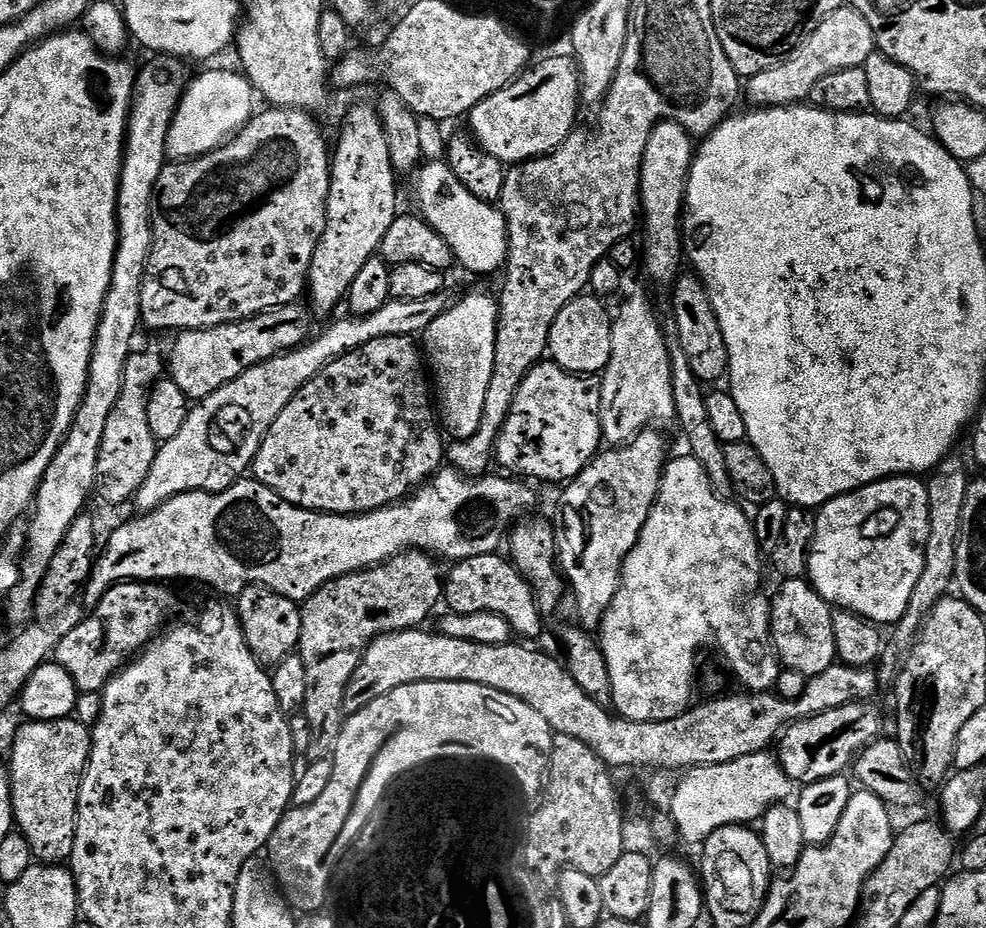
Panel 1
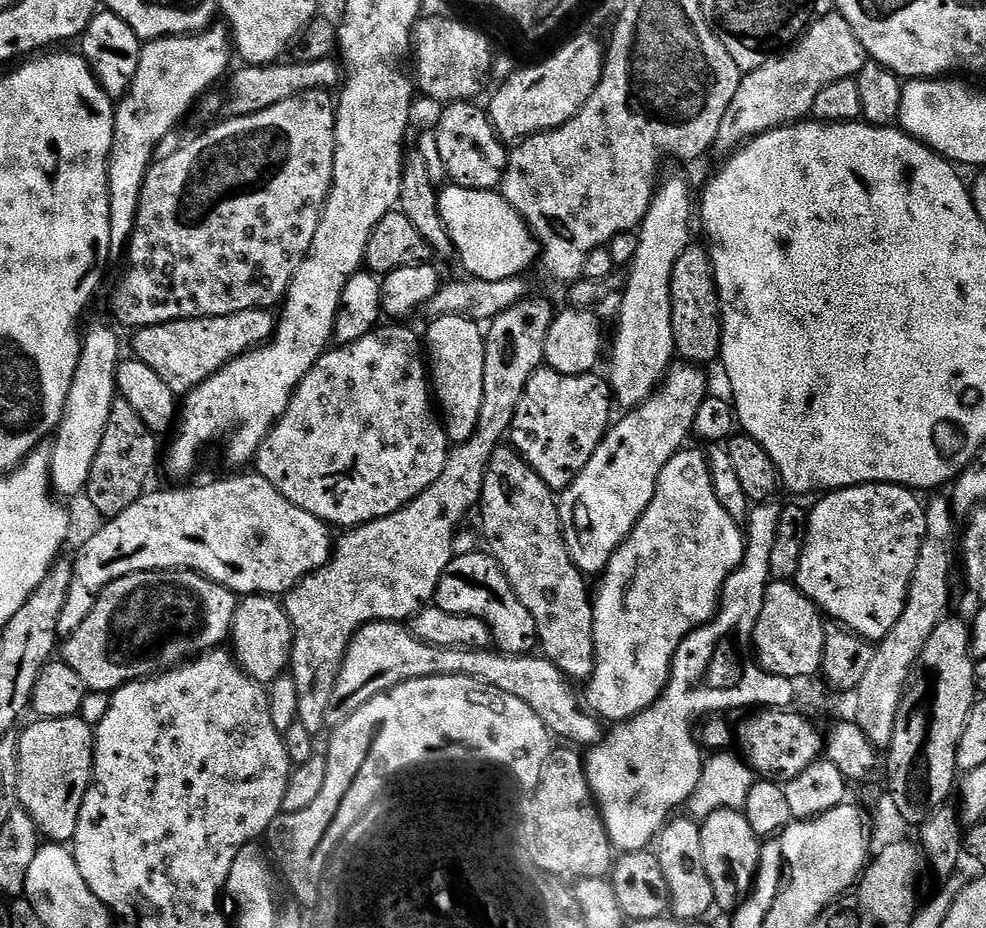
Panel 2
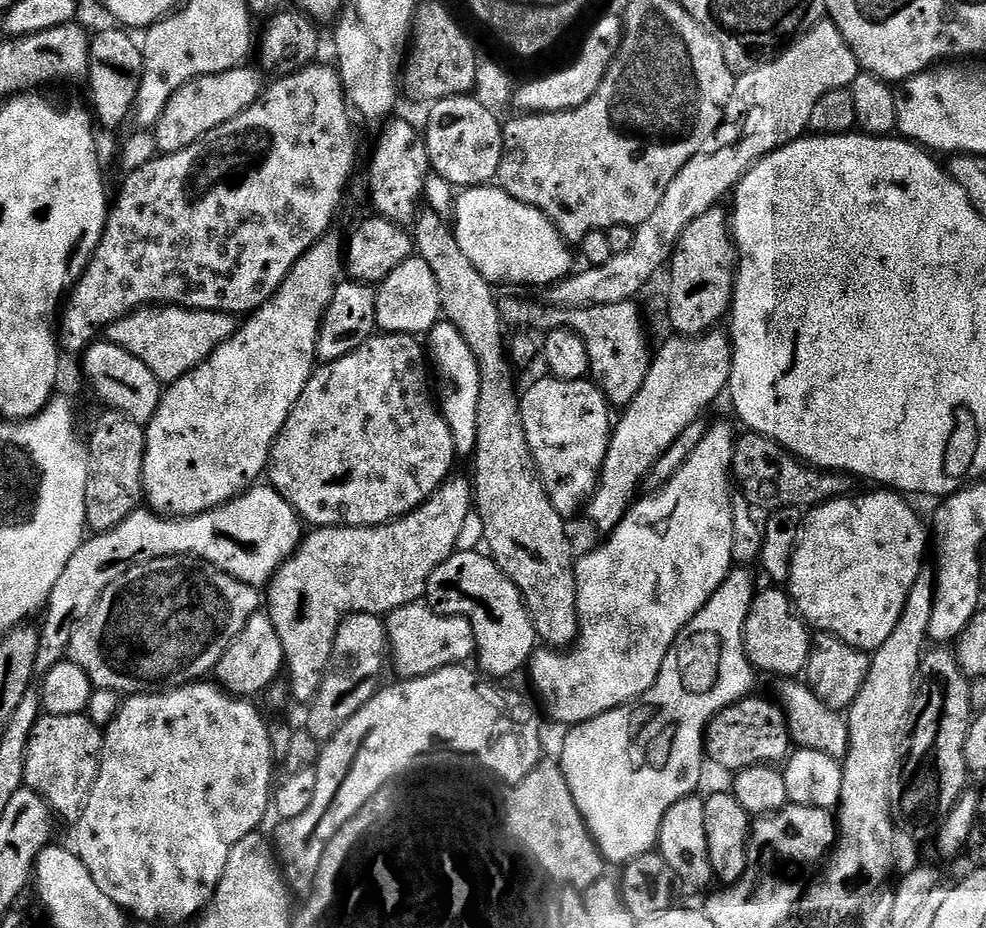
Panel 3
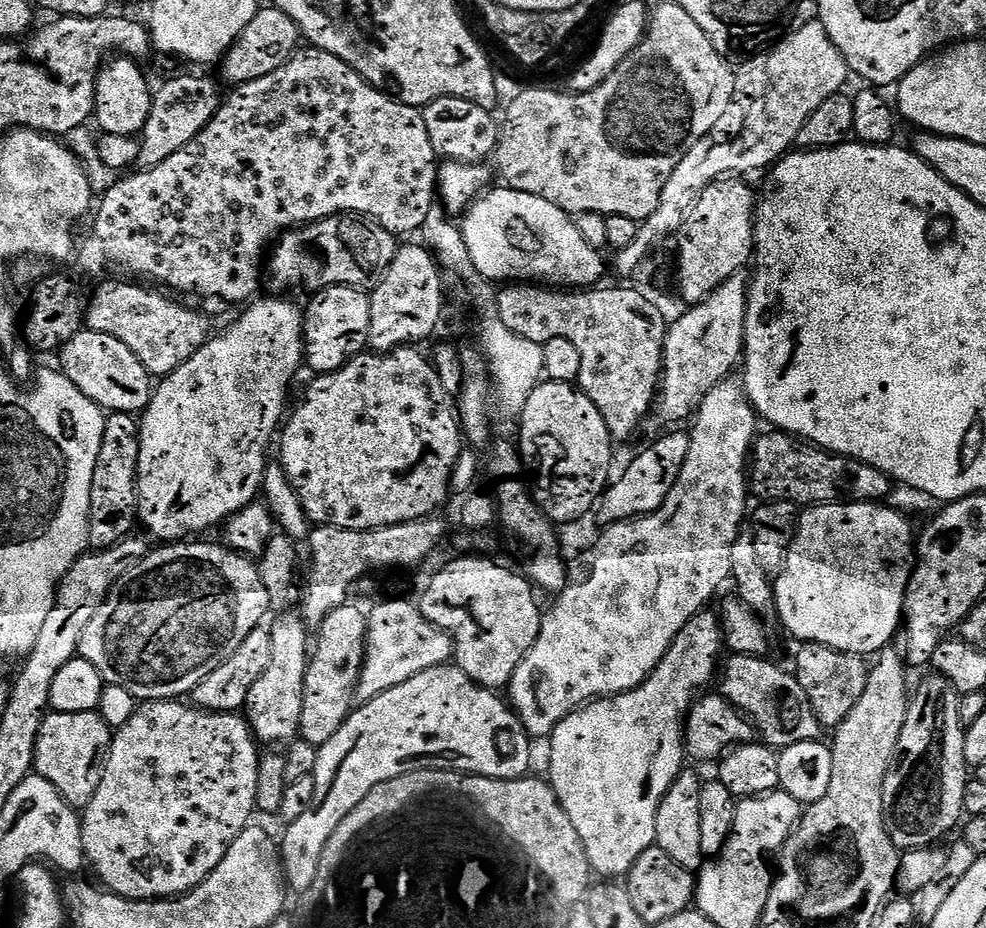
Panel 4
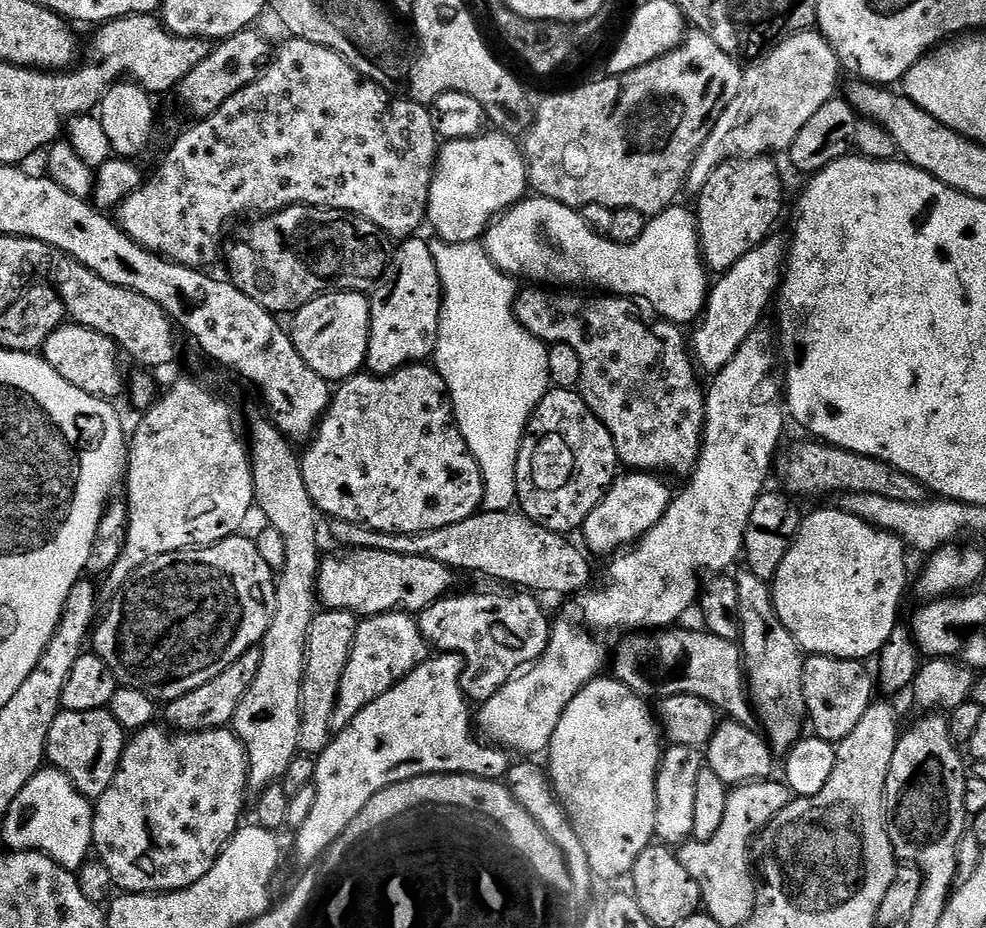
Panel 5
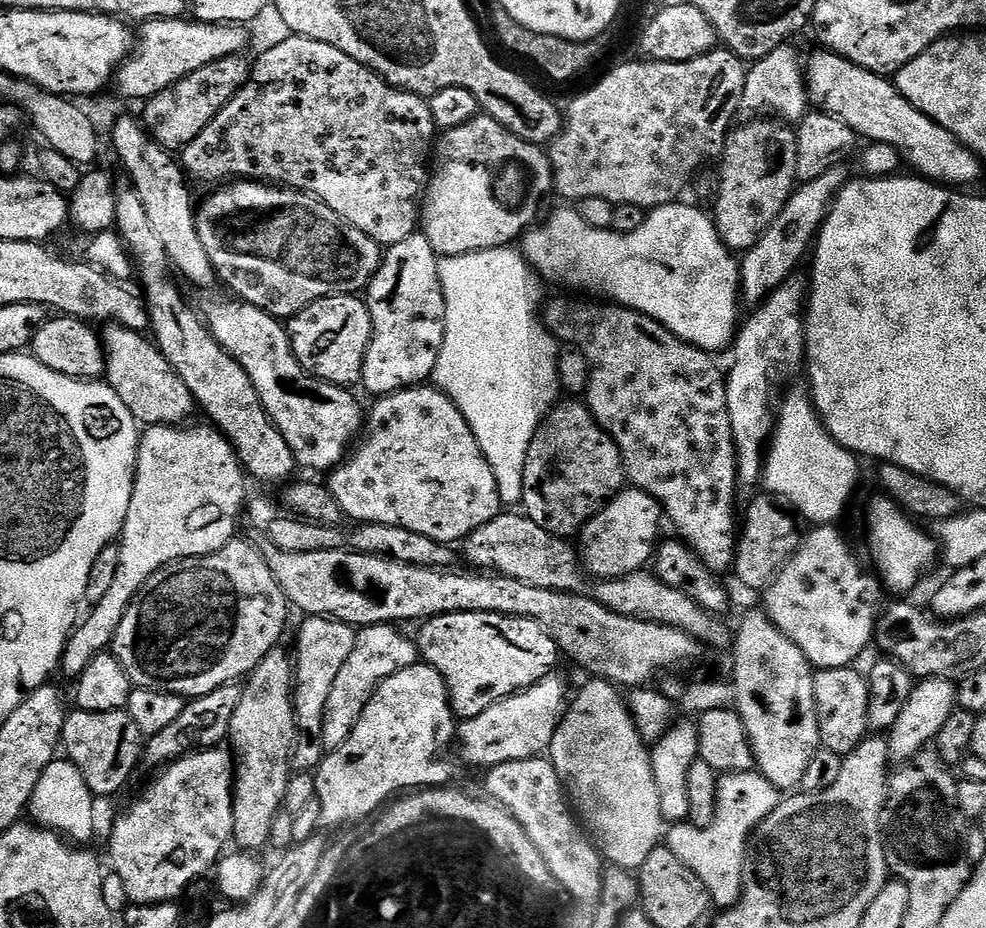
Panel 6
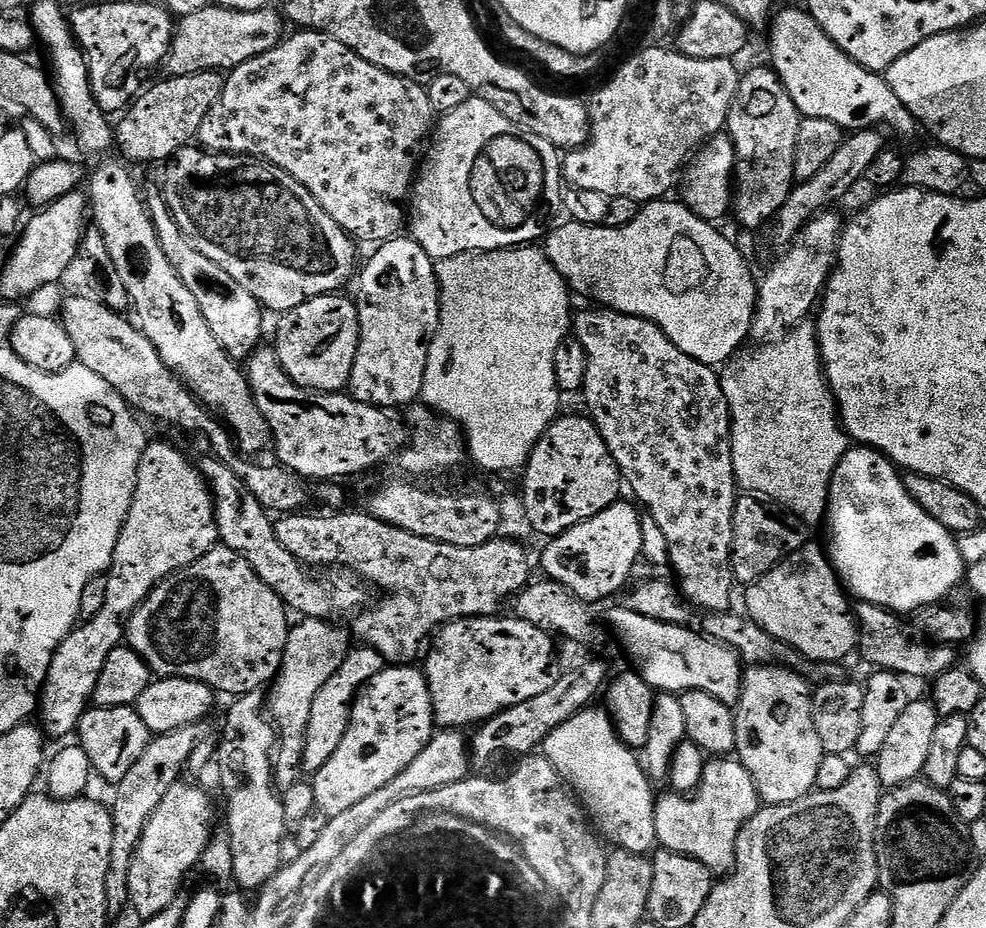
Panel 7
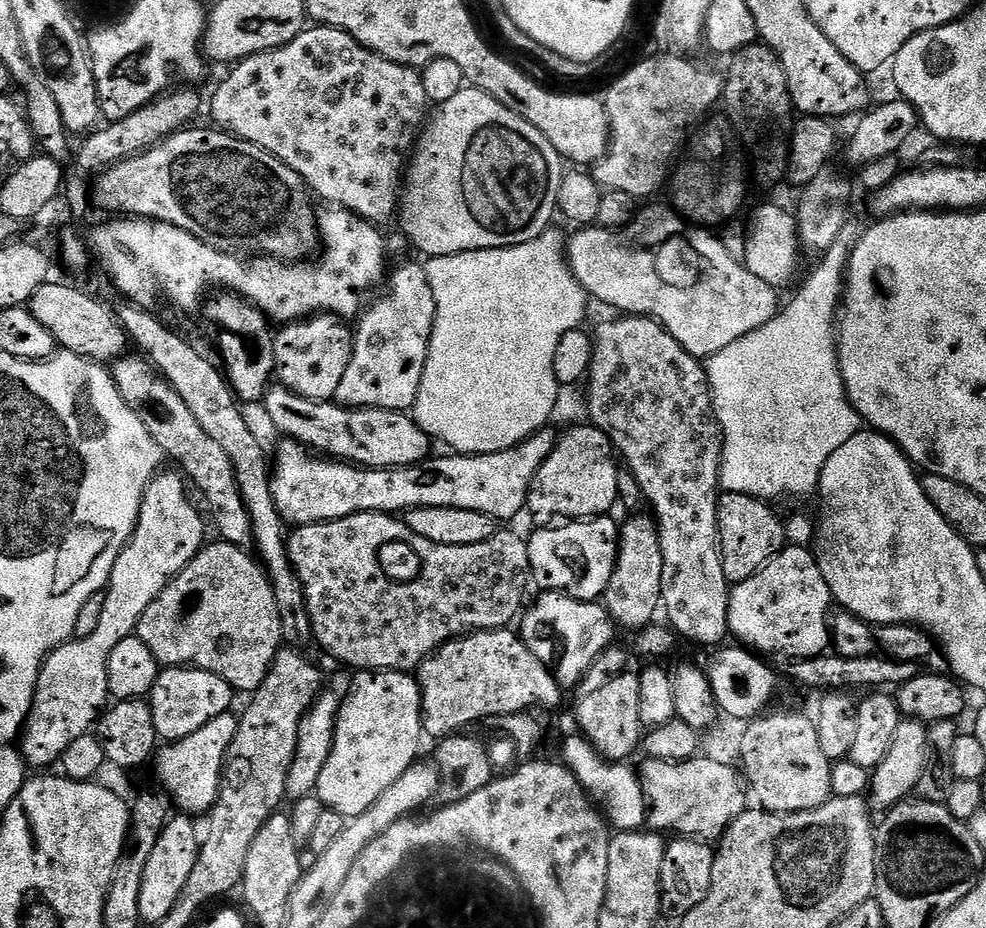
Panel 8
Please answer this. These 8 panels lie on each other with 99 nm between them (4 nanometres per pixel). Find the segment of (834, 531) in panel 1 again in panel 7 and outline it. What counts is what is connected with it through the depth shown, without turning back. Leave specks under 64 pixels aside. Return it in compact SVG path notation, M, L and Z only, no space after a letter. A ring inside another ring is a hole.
M823 547L799 548L761 580L747 585L745 592L748 592L744 596L748 619L810 661L835 664L857 647L858 625L850 604L848 608L849 593Z

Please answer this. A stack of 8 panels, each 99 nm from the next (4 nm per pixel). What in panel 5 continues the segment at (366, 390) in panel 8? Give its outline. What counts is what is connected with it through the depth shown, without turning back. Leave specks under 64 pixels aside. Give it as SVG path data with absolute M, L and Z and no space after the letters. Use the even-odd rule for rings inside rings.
M405 239L397 252L395 249L383 280L371 293L372 331L366 368L373 376L388 376L410 364L427 361L435 353L442 289L432 244L420 239Z

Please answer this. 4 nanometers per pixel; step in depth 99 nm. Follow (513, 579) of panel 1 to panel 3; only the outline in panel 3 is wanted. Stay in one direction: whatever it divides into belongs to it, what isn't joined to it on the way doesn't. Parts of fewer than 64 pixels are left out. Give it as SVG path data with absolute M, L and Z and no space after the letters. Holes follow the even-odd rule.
M457 550L453 552L450 558L446 558L446 562L442 562L442 566L438 566L438 570L434 570L434 574L430 574L424 596L428 607L434 609L439 616L465 616L471 622L476 639L475 659L480 660L481 669L479 668L479 671L481 673L489 672L489 674L484 673L489 677L514 675L523 664L525 667L531 661L537 651L536 631L518 586L514 586L514 582L510 582L508 575L496 565L491 555L485 554L483 551L462 552Z

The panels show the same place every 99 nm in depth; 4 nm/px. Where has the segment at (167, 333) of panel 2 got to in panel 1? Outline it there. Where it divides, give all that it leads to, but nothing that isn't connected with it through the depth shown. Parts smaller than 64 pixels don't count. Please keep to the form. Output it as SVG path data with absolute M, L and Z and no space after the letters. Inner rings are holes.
M303 303L287 304L248 319L202 330L182 330L168 353L168 374L191 401L199 402L221 386L284 351L300 347L312 334L311 311Z

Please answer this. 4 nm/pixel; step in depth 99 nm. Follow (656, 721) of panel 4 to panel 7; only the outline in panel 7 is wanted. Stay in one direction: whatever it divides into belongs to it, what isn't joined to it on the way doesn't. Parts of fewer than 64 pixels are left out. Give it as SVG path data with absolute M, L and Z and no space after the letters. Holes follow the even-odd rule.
M589 706L577 716L571 716L566 722L562 722L562 726L558 726L558 730L554 730L544 740L542 755L552 763L554 770L558 770L560 779L571 789L585 813L590 817L595 831L609 845L612 843L612 846L626 852L651 853L657 847L654 814L658 796L657 793L652 793L654 785L644 771L641 757L620 741L620 736L612 725L611 716L603 707L596 707Z

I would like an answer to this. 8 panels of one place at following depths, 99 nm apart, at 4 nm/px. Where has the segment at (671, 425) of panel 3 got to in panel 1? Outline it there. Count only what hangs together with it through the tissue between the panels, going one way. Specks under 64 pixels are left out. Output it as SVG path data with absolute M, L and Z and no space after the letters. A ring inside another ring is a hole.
M649 430L640 432L627 444L609 447L607 450L601 451L596 457L578 473L573 480L567 481L564 493L560 496L560 520L564 523L564 529L561 527L558 532L558 568L562 573L563 579L566 581L567 587L570 589L570 596L576 599L576 616L581 625L588 630L599 629L600 623L604 621L604 611L610 606L610 602L614 602L614 594L620 589L620 572L624 568L624 560L630 554L630 550L634 550L634 546L640 537L642 526L646 526L646 518L650 514L650 510L656 501L656 495L660 489L660 475L664 473L664 466L670 459L668 453L668 444L664 441L664 436L660 430Z

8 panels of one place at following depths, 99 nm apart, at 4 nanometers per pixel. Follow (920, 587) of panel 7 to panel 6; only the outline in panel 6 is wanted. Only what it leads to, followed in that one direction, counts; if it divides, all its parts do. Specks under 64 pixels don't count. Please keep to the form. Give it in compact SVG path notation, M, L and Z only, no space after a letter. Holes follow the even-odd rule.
M881 498L868 508L868 552L876 563L874 572L882 581L883 587L892 592L908 592L920 580L924 568L938 560L938 544L913 522L903 508L893 500Z

